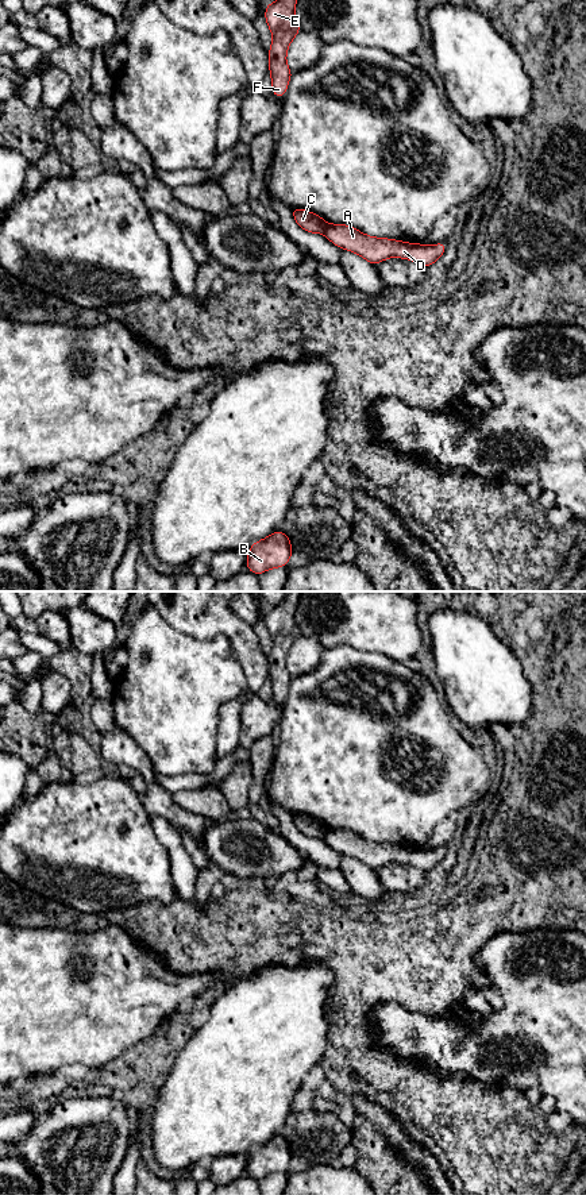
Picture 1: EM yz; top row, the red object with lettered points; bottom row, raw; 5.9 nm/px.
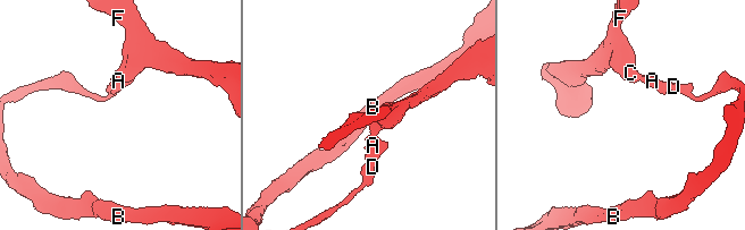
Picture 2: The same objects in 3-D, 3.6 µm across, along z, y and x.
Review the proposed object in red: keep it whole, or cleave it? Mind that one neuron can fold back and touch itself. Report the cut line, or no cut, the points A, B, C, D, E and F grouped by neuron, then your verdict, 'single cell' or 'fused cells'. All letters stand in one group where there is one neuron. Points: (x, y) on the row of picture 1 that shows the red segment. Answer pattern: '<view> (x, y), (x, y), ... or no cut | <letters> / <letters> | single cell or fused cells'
yz (328, 224), (323, 232) | A B D / C E F | fused cells

